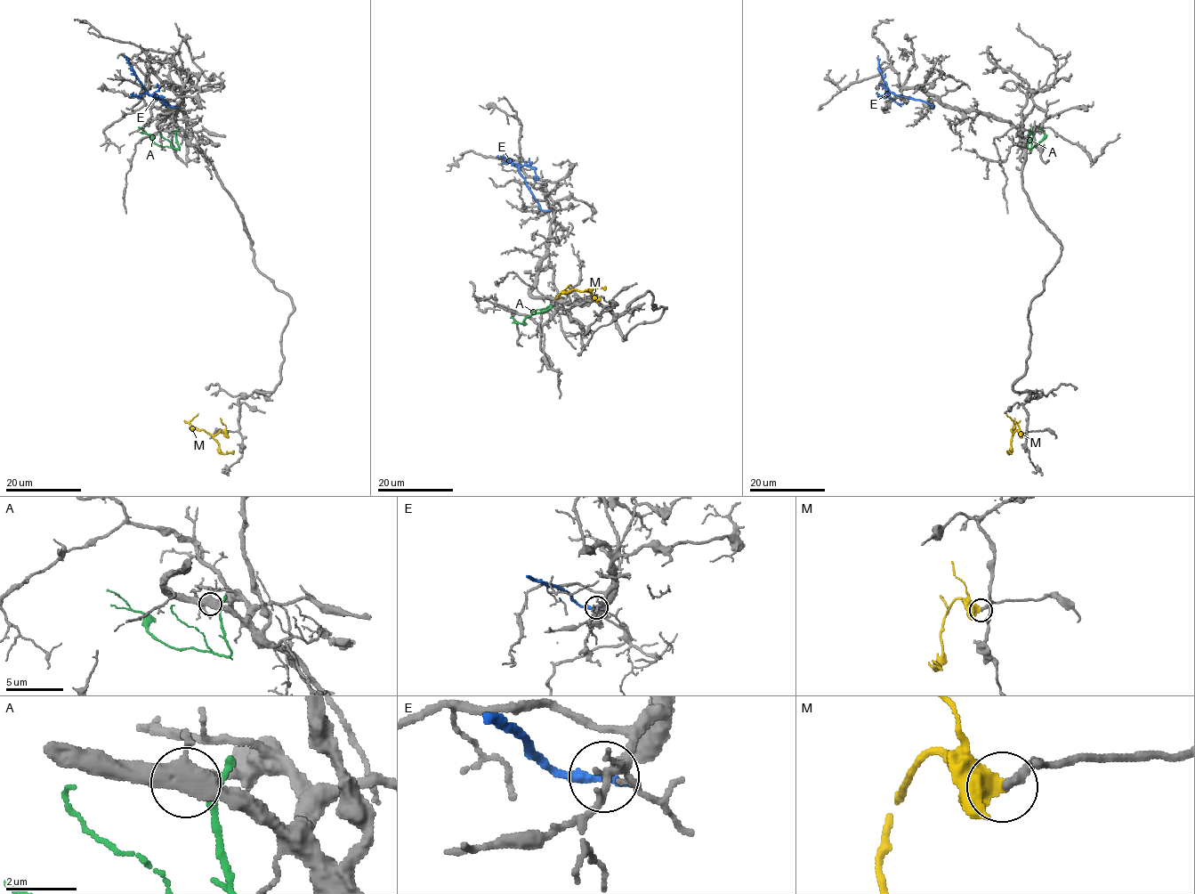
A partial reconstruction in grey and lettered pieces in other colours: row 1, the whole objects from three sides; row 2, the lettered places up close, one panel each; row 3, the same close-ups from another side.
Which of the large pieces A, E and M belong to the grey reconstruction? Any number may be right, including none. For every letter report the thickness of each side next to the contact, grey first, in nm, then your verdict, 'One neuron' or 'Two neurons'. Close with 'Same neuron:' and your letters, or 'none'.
A: Thickness 150 nm (grey) against 120 nm. Two neurons
E: Thickness 110 nm (grey) against 340 nm. Two neurons
M: Thickness 280 nm (grey) against 550 nm. One neuron
Same neuron: M

